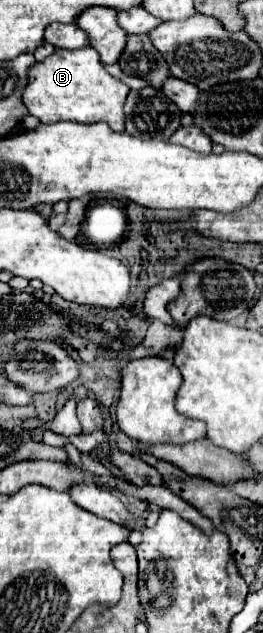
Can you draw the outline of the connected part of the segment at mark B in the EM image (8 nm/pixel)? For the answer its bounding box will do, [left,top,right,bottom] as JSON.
[22,48,130,132]

